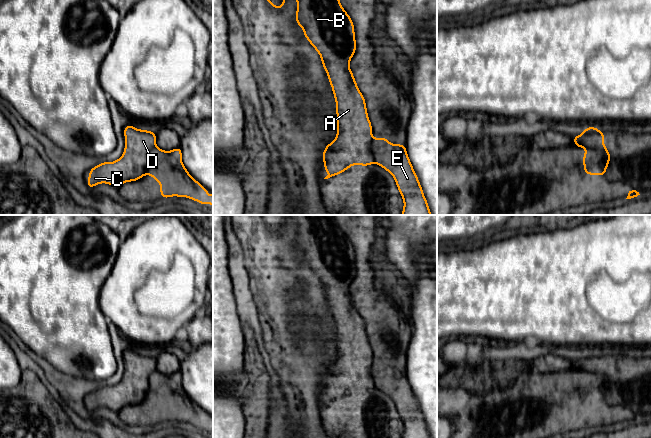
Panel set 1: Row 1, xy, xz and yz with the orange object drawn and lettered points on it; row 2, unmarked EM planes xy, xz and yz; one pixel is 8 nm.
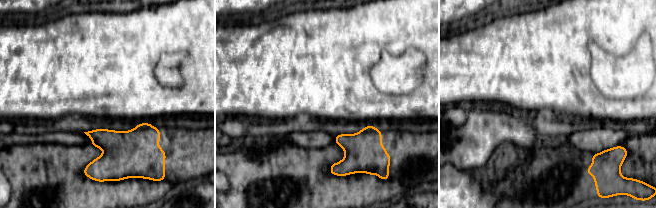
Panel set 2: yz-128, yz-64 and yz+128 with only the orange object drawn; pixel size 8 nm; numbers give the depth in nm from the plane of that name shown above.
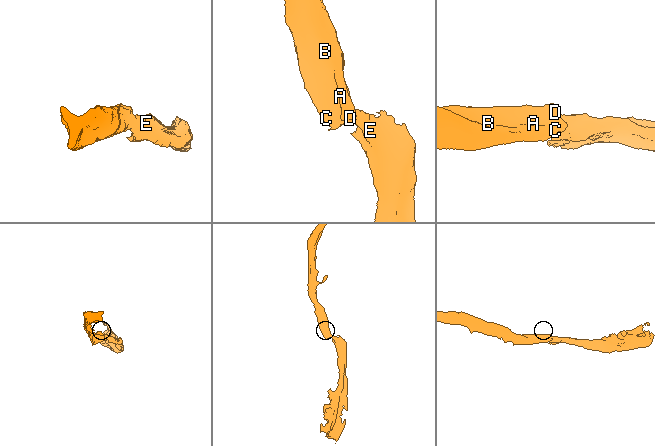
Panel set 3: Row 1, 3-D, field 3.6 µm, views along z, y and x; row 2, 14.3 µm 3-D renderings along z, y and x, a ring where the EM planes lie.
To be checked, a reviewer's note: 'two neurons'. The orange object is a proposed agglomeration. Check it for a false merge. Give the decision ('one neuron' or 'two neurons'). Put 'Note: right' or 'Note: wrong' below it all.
two neurons
Note: right

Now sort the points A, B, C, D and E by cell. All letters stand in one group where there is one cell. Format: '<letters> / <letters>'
A B C D / E

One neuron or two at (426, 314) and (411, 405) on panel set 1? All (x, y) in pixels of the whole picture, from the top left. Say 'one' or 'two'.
two

